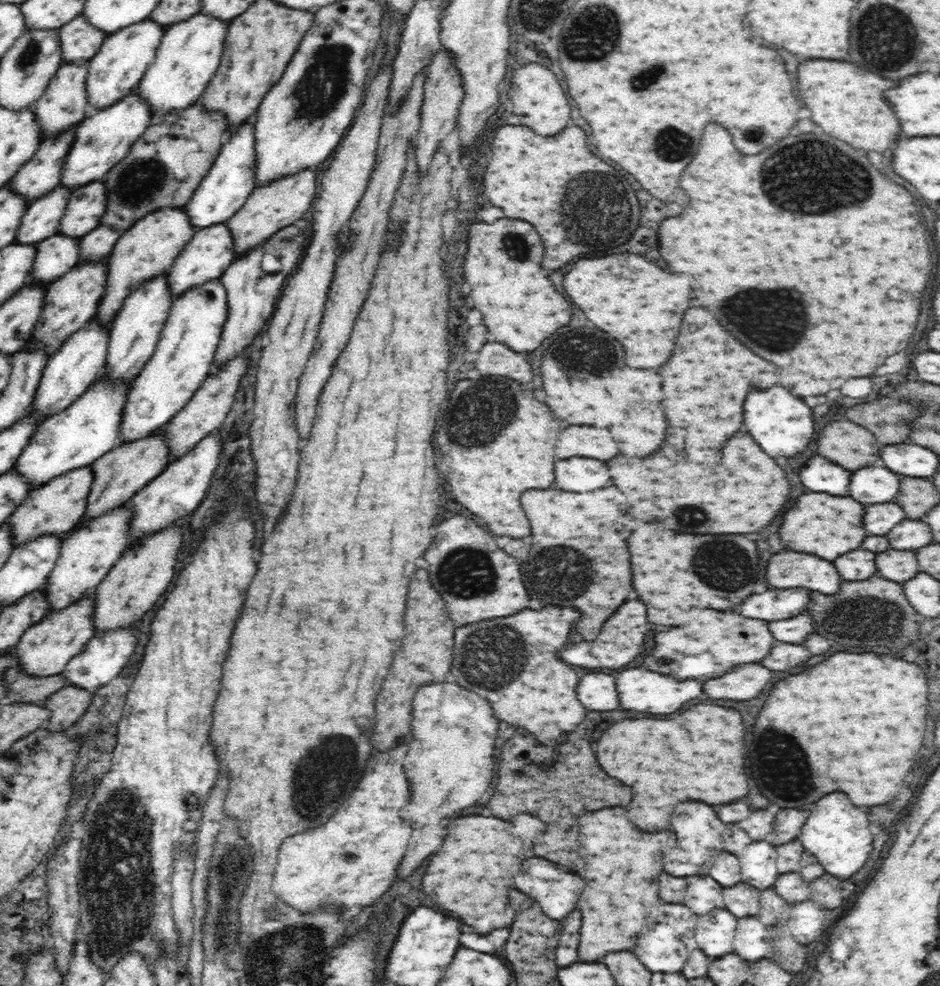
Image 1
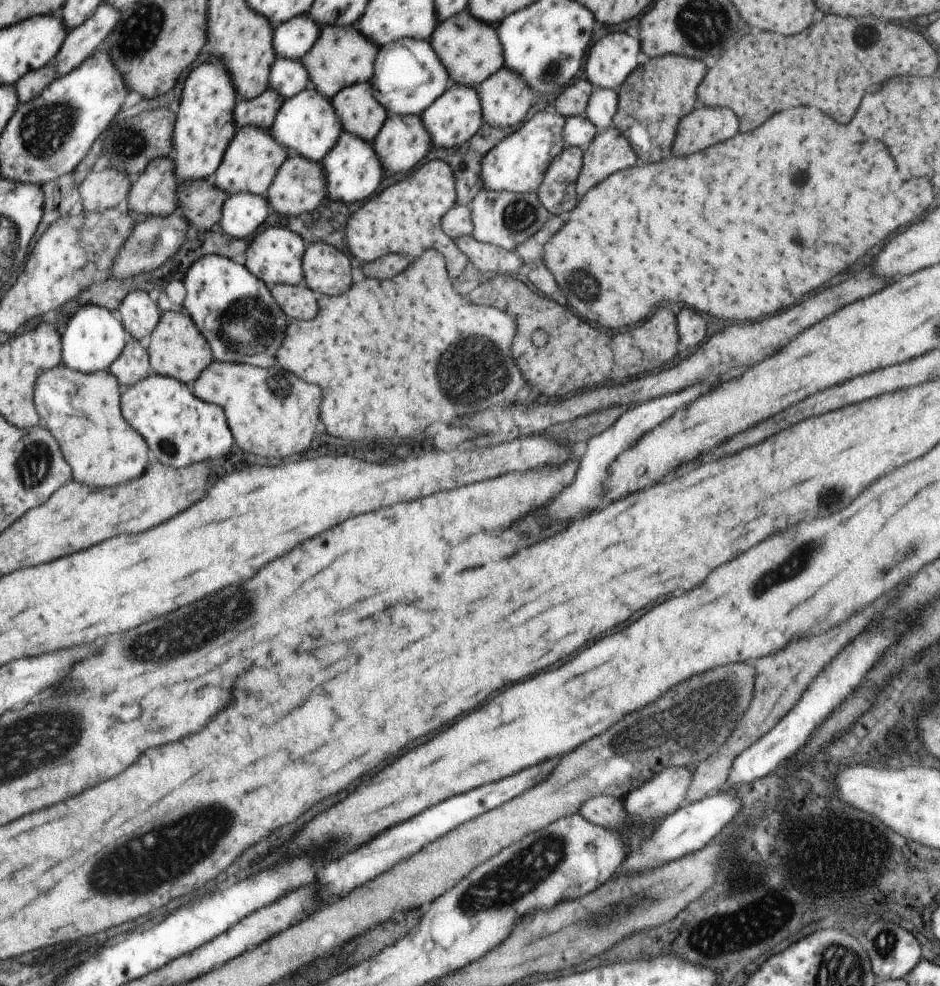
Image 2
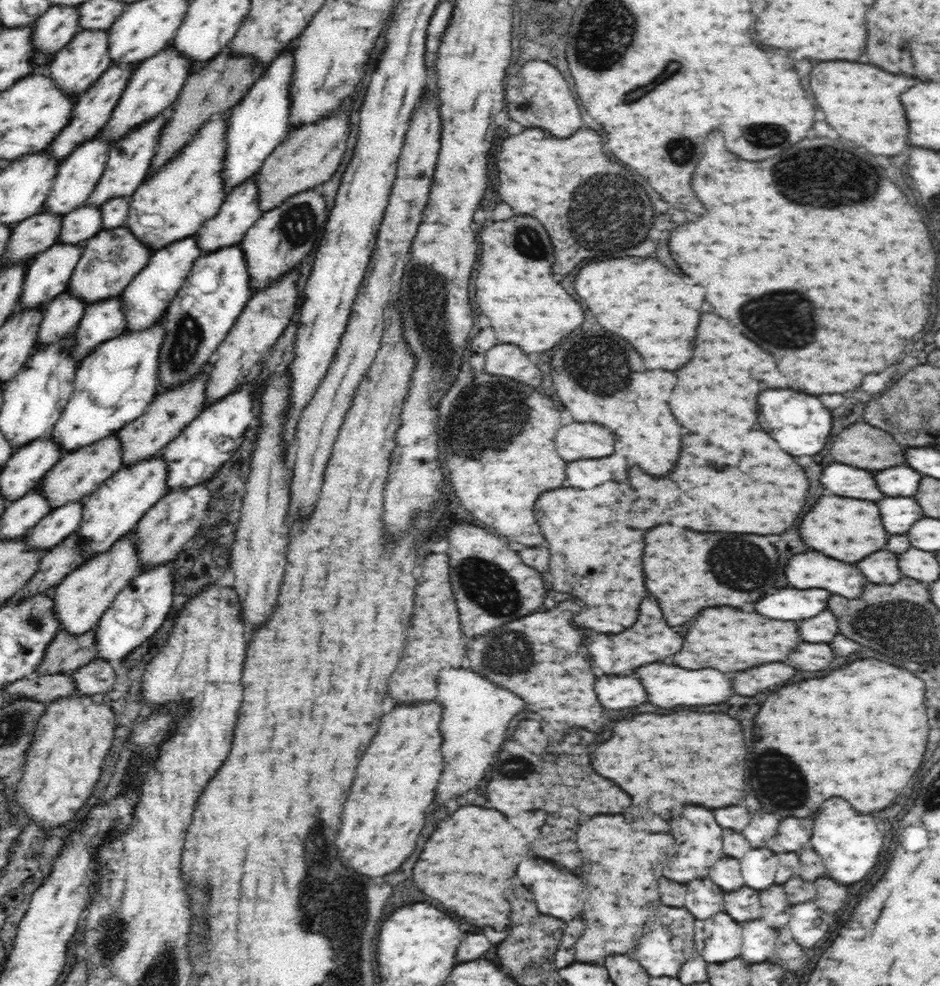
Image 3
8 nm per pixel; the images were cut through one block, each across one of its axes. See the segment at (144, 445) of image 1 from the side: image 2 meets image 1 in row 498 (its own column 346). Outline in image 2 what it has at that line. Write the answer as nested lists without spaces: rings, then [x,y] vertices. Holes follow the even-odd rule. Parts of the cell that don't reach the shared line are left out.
[[[370,83],[354,84],[338,92],[331,100],[332,108],[344,132],[372,143],[388,118],[386,108],[372,96]]]

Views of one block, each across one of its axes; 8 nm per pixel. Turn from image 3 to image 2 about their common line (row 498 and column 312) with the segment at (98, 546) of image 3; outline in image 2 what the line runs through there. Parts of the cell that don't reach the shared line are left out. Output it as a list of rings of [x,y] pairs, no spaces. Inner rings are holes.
[[[312,84],[297,96],[285,100],[278,108],[274,123],[269,129],[270,136],[278,142],[278,146],[284,146],[289,155],[300,154],[318,163],[336,145],[342,132],[342,124],[332,108],[331,100],[320,96]]]

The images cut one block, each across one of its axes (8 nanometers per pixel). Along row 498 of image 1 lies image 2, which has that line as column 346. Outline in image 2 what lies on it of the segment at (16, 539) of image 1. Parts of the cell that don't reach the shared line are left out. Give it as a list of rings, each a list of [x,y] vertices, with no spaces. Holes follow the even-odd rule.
[[[332,26],[323,28],[312,49],[300,60],[308,70],[310,84],[324,96],[332,100],[338,92],[359,83],[370,83],[374,77],[374,62],[379,46],[368,40],[355,26]]]

